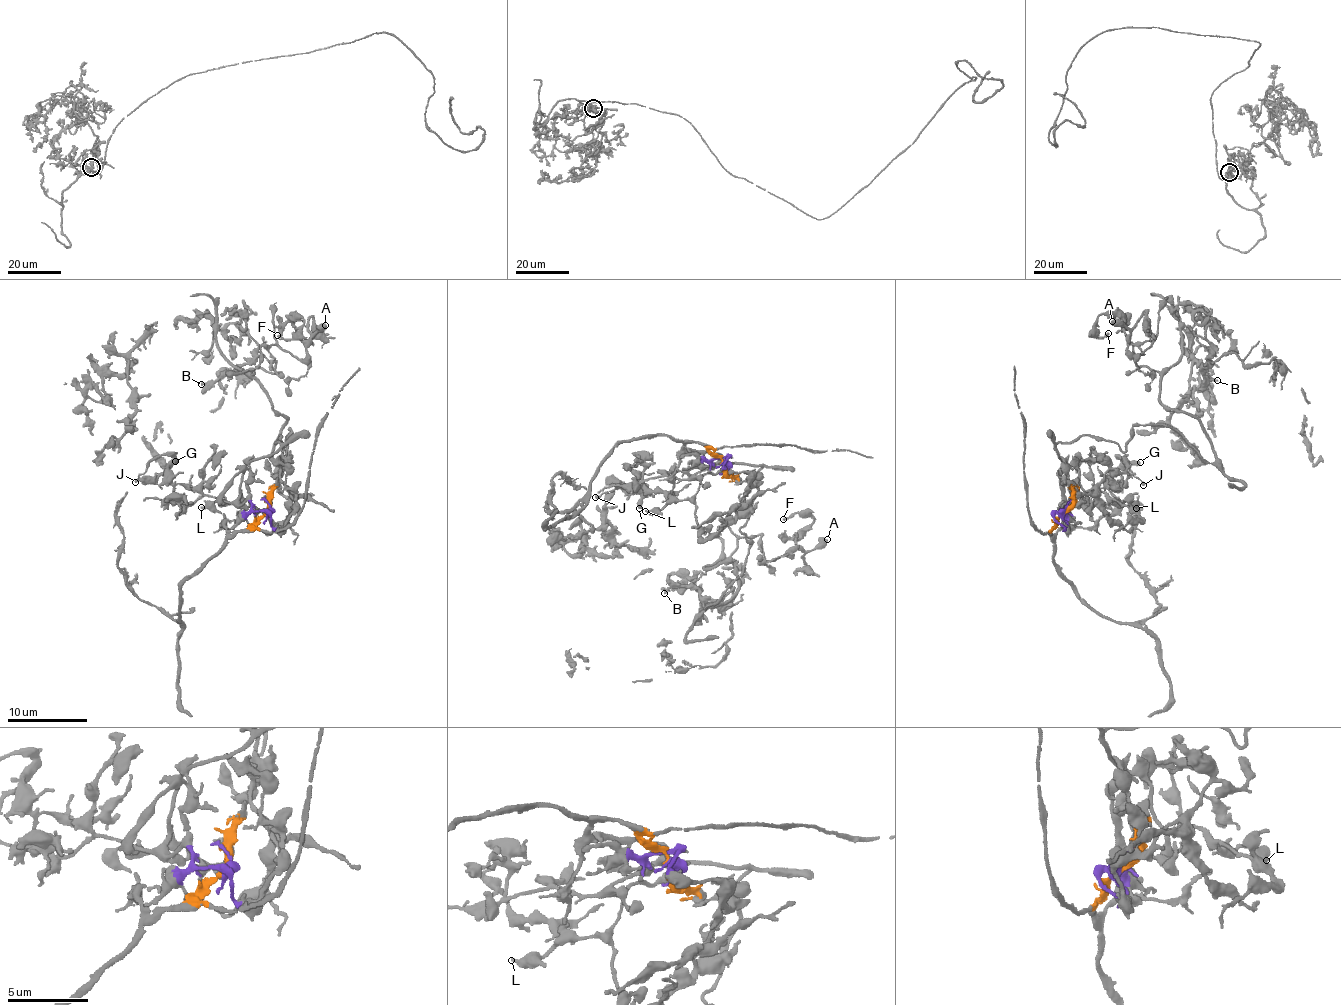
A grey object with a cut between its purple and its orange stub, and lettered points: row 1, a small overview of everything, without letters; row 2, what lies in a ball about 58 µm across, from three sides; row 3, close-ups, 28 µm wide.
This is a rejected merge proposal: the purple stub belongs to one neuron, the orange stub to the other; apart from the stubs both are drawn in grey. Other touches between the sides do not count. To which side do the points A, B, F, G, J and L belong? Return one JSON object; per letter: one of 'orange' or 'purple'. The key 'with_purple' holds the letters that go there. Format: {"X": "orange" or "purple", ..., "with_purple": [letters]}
{"A": "purple", "B": "purple", "F": "purple", "G": "purple", "J": "purple", "L": "purple", "with_purple": ["A", "B", "F", "G", "J", "L"]}

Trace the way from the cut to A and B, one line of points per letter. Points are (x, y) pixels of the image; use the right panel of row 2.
A: (1063, 511), (1058, 443), (1123, 450), (1164, 424), (1215, 461), (1134, 360), (1152, 343), (1134, 354), (1111, 321)
B: (1063, 511), (1058, 443), (1123, 450), (1164, 424), (1215, 461), (1160, 399), (1189, 308), (1212, 320), (1216, 381)

